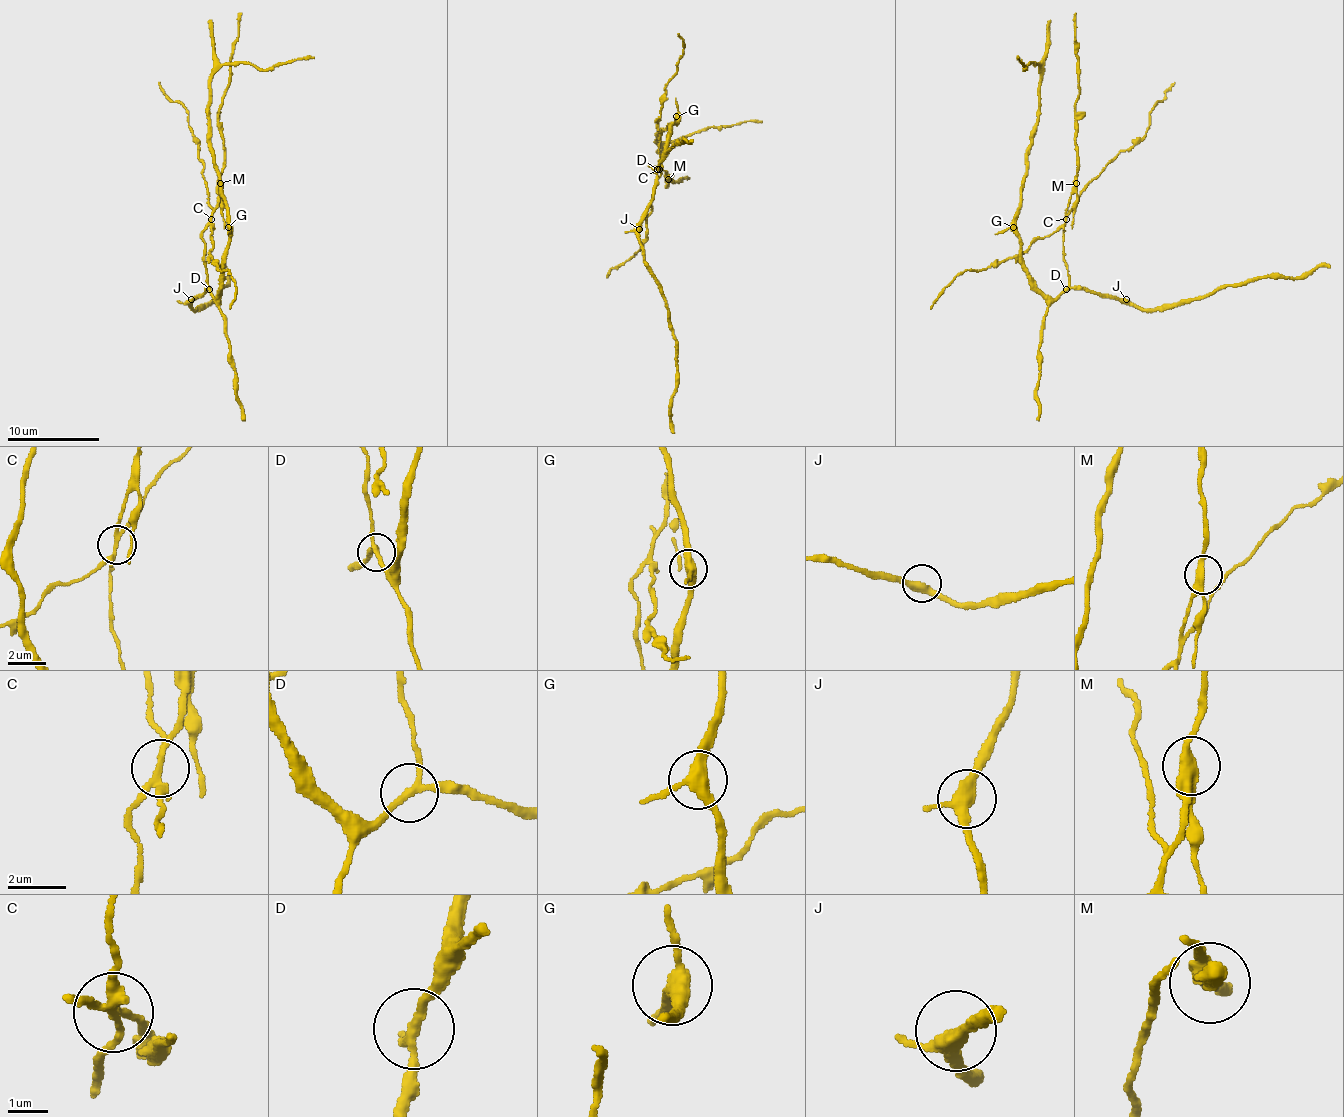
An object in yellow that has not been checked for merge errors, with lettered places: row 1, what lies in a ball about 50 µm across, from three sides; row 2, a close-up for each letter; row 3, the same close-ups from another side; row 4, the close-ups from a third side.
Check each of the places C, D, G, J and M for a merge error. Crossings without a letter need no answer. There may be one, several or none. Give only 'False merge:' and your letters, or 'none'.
False merge: C, M

